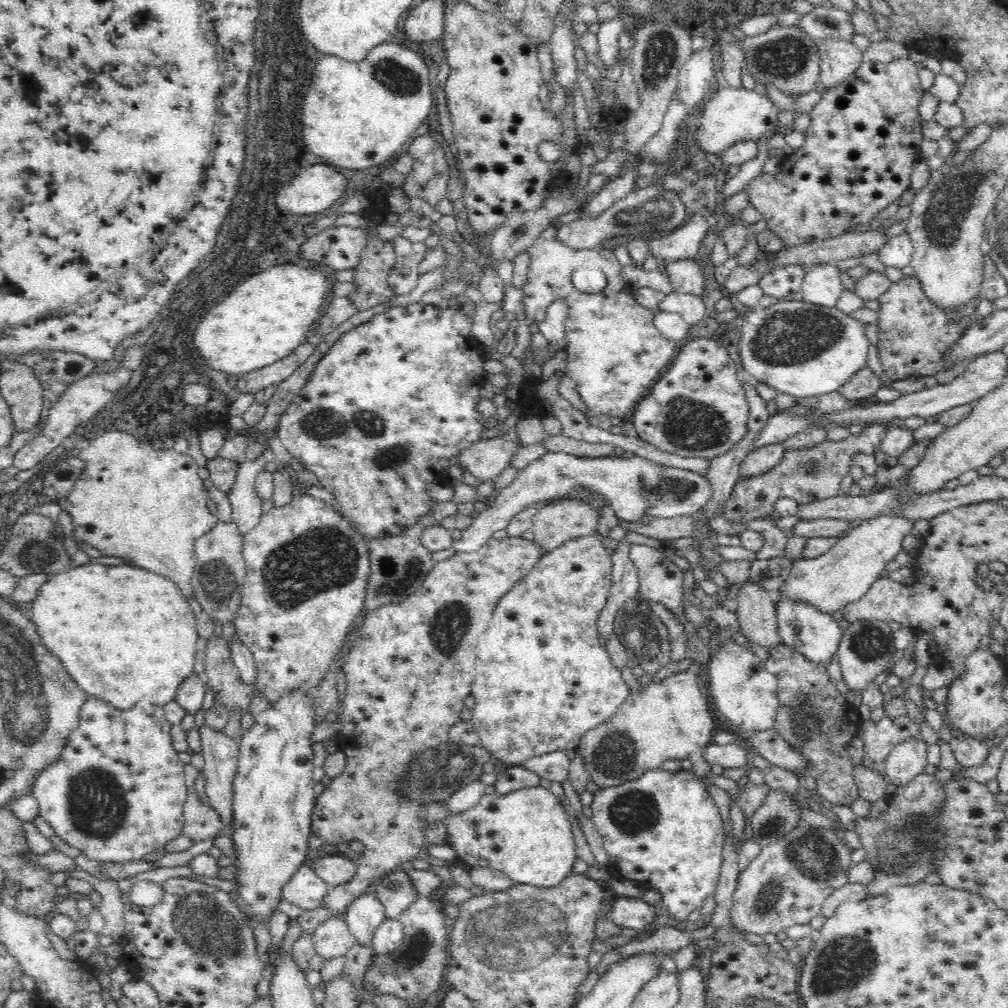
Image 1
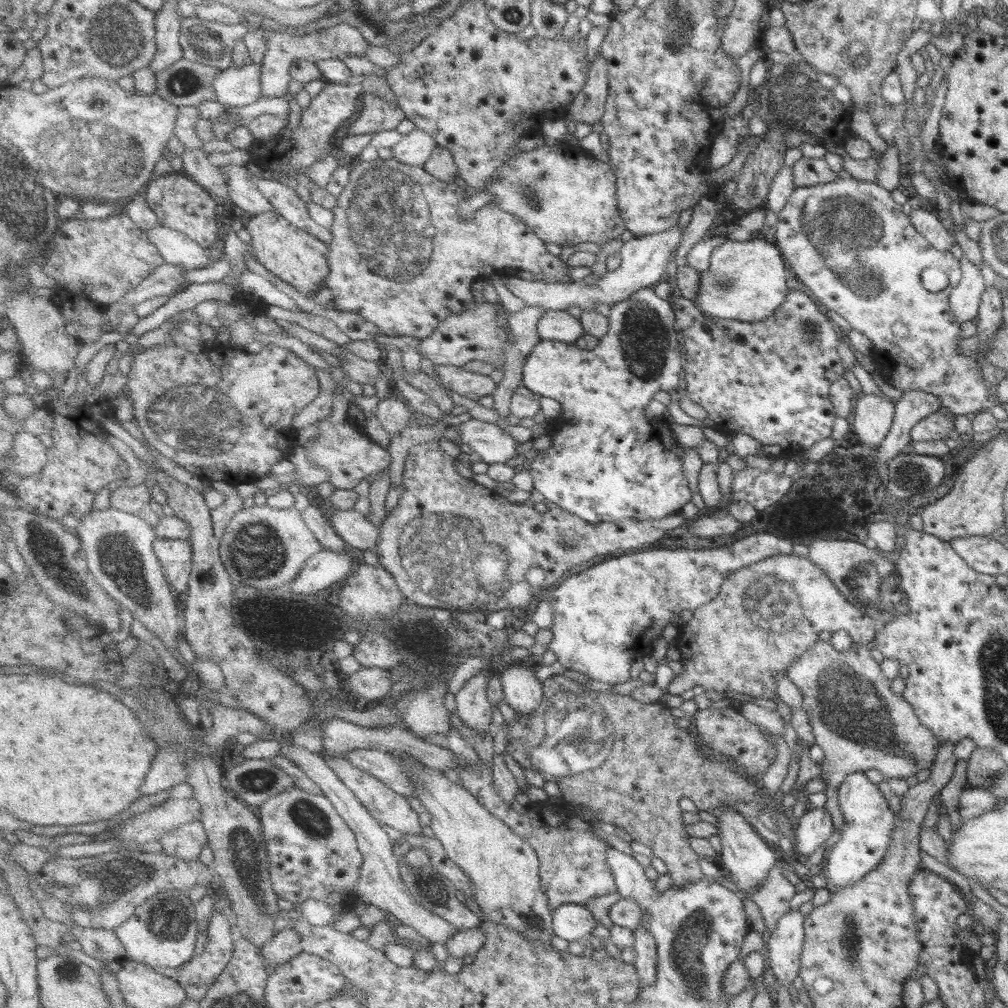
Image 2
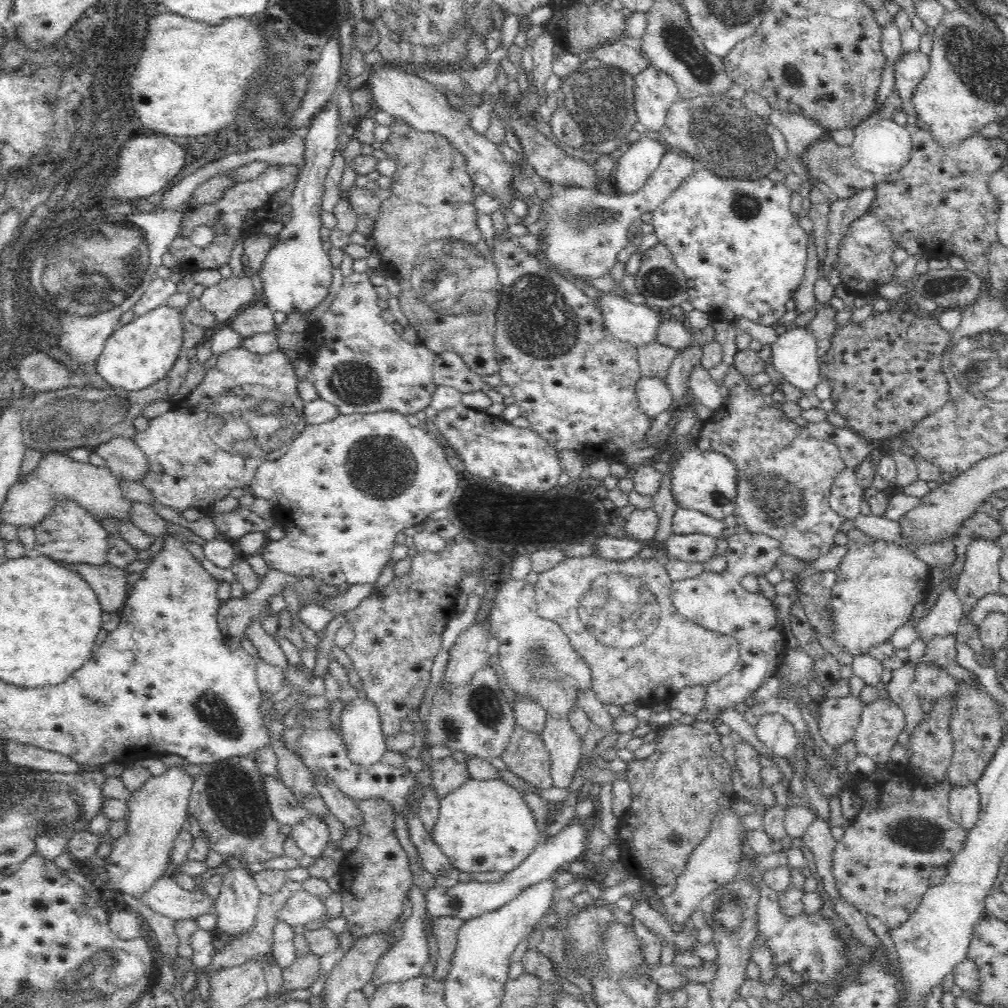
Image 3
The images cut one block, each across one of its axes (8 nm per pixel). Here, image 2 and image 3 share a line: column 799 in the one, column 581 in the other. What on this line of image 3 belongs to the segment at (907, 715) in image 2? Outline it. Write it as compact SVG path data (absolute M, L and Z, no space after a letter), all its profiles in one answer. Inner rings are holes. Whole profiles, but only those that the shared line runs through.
M508 579L493 606L488 625L500 642L497 670L505 677L503 682L516 694L536 699L553 718L568 720L568 713L579 706L578 693L591 689L590 667L576 653L560 625L537 614L535 586L526 579Z

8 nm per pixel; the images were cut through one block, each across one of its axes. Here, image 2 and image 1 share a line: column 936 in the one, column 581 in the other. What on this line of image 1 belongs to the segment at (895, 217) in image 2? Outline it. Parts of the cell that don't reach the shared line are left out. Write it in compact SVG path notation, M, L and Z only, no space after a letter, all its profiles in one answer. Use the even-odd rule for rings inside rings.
M550 226L540 234L531 248L528 248L530 267L527 282L523 286L523 303L525 314L528 318L538 323L544 320L547 308L555 303L568 305L568 318L566 318L566 354L568 362L565 374L576 381L577 391L588 410L599 417L607 416L624 417L633 411L636 402L640 401L642 394L653 385L661 376L660 372L668 364L674 354L676 341L668 340L656 328L653 318L655 311L650 310L636 302L632 297L632 287L621 277L622 264L618 262L614 252L597 246L591 250L577 250L564 245L556 239L556 227ZM580 266L598 266L607 276L607 285L598 294L588 294L575 290L572 284L572 273Z

